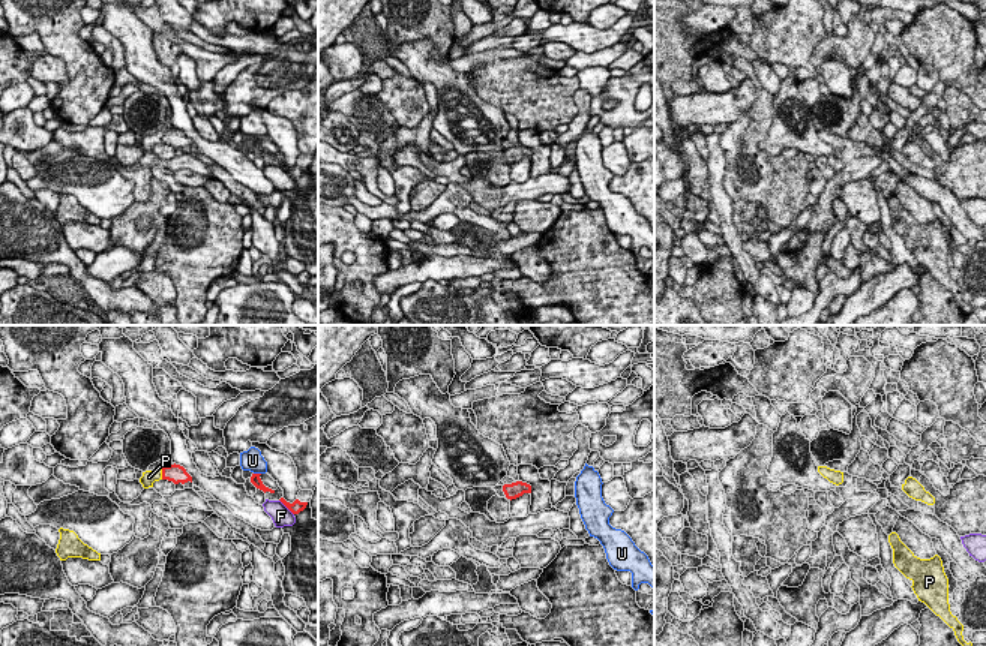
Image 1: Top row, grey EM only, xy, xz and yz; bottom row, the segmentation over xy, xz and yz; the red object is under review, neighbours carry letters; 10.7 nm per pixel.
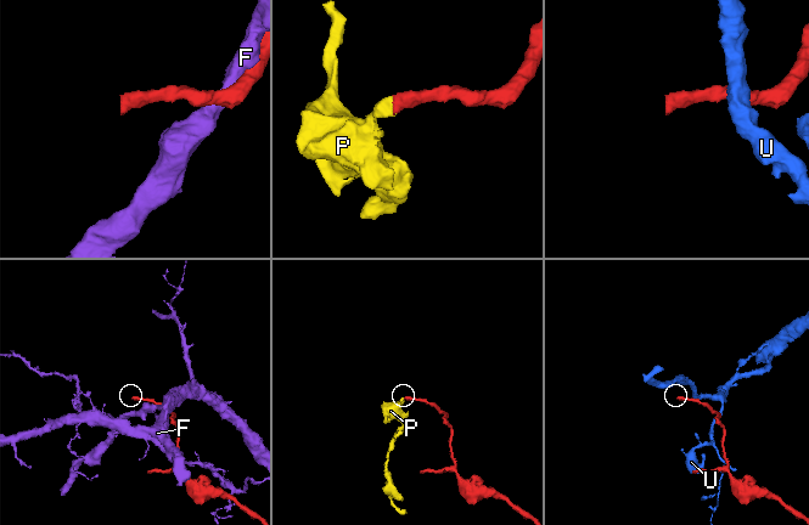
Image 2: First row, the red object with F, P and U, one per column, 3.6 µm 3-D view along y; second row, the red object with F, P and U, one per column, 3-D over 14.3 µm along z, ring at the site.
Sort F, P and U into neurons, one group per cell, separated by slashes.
F / P / U

